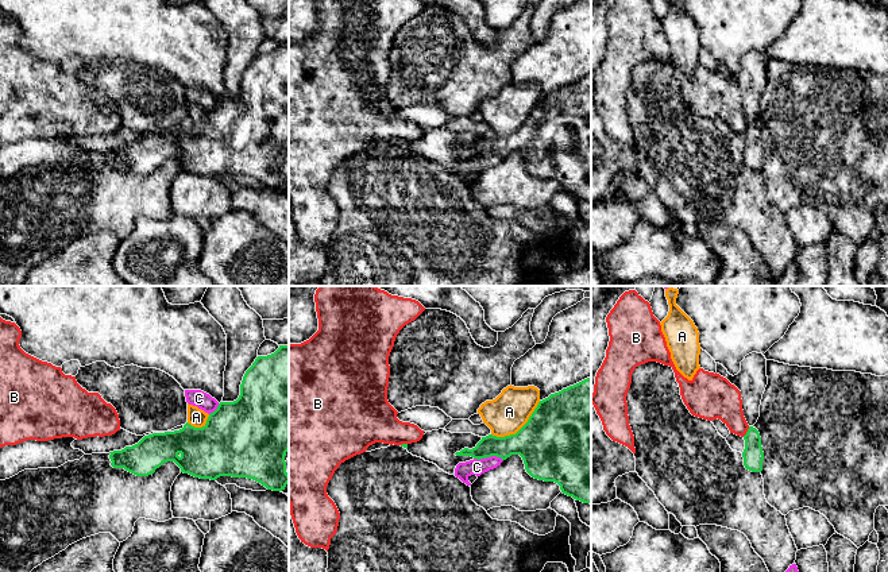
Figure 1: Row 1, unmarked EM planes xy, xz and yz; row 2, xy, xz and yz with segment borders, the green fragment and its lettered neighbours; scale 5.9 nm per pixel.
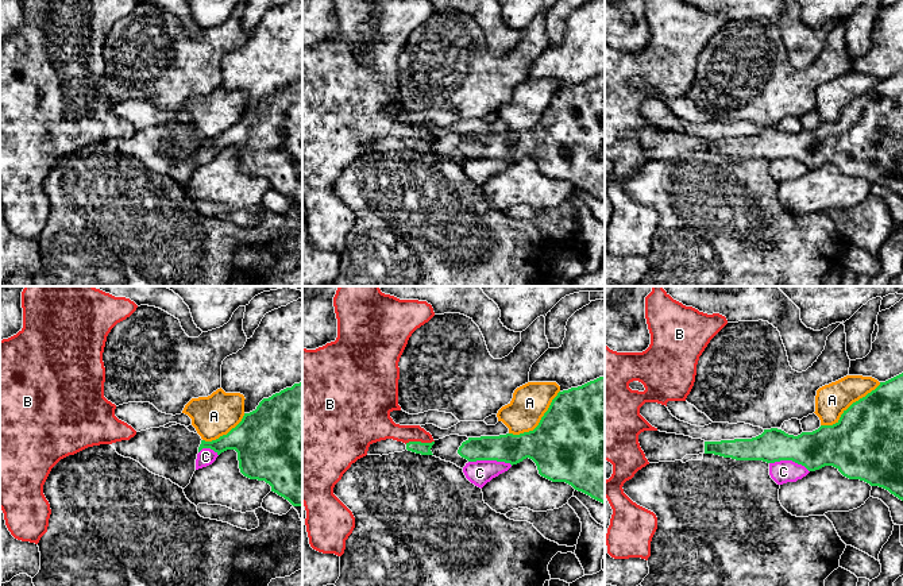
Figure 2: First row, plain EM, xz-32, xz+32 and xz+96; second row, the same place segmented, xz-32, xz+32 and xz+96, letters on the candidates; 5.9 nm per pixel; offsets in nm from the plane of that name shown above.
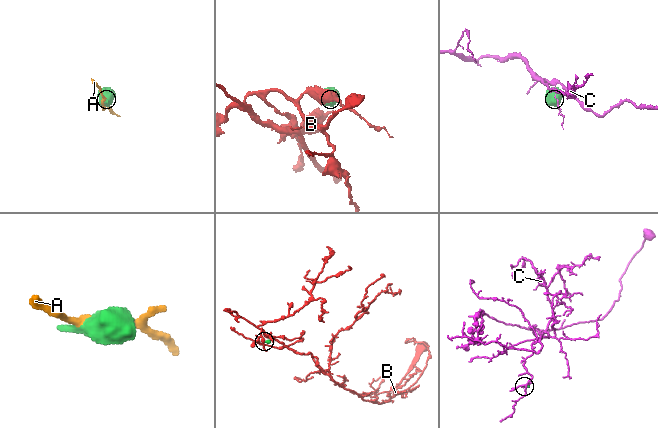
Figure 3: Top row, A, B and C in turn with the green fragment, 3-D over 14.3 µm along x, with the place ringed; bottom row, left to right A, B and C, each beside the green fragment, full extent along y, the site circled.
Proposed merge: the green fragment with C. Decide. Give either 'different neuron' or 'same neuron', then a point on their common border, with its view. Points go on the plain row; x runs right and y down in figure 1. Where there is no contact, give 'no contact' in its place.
different neuron; contact xz (489, 154)

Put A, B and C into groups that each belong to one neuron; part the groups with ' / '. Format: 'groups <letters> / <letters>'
groups A / B / C

